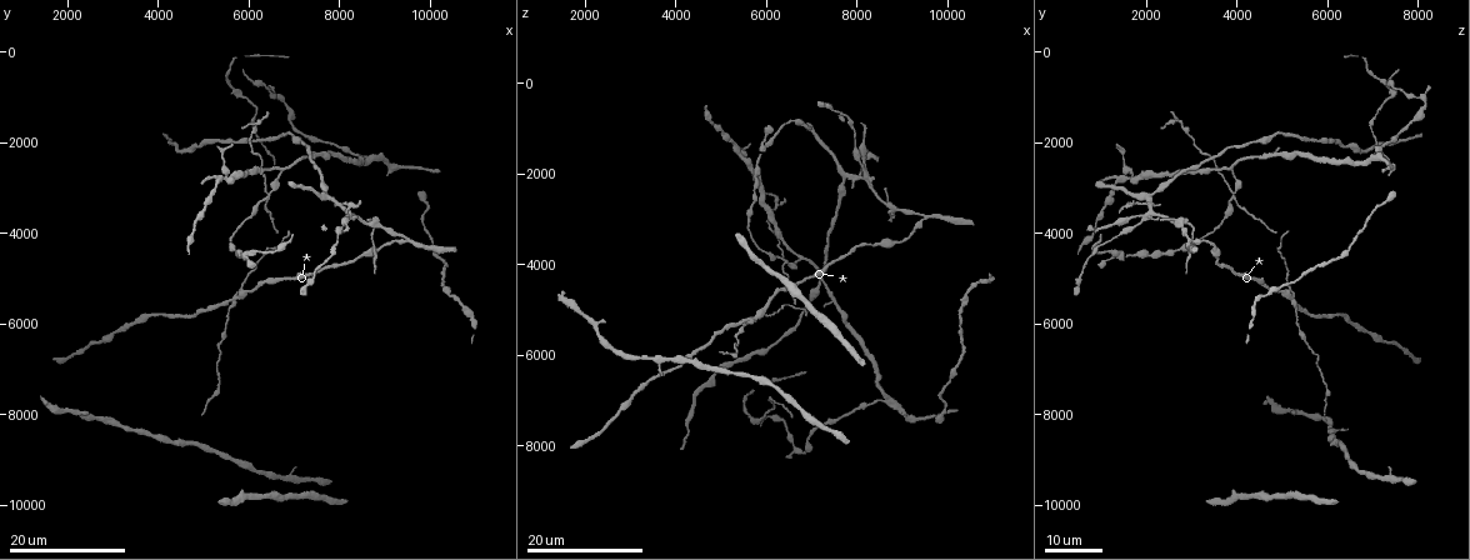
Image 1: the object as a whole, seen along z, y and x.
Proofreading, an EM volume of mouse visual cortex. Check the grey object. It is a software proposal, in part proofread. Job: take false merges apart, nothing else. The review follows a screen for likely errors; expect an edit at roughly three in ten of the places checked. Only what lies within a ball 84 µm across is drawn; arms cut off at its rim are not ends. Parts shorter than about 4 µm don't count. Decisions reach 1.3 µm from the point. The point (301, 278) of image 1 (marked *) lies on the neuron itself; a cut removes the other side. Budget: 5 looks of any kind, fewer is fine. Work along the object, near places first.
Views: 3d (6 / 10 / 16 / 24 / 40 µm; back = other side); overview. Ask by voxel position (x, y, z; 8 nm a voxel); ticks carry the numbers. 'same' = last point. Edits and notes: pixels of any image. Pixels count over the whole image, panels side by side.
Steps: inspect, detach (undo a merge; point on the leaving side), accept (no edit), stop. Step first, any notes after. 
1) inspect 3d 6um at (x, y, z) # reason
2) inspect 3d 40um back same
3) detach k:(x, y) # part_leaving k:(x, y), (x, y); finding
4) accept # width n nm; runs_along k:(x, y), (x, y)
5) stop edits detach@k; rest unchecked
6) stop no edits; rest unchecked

inspect 3d 24um at (6750, 2500, 3750) # three-way junction

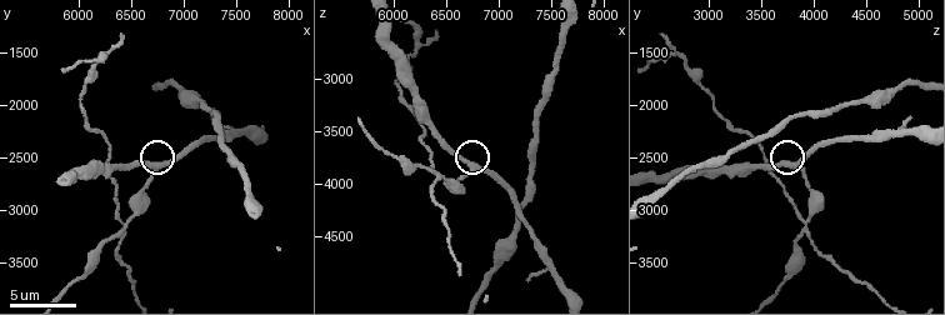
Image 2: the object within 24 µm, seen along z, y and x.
inspect 3d 10um at (6720, 2560, 3800)

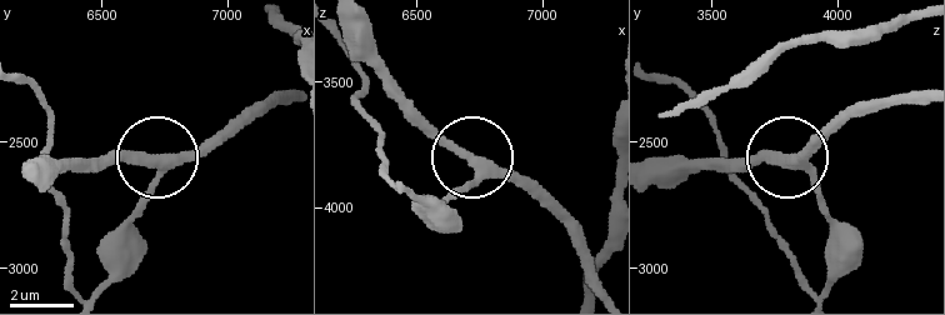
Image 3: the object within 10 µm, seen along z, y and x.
accept # width 310 nm; runs_along 3:(823, 290), (834, 226), (801, 170), (783, 154), (715, 161); all the same neuron

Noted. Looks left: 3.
inspect 3d 16um at (6400, 3200, 3900) # four arms meet

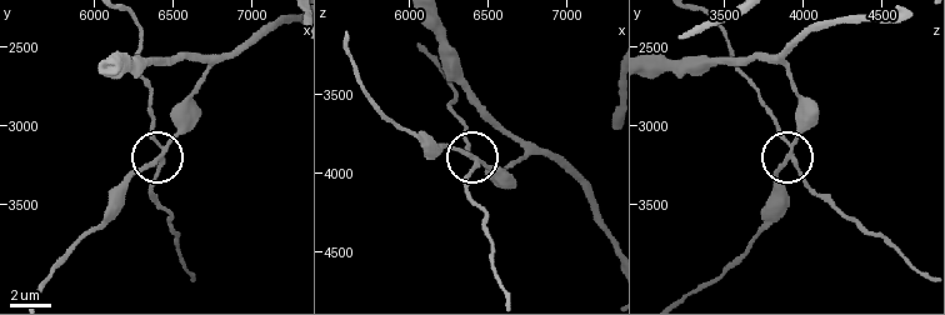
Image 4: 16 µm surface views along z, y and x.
detach 4:(154, 181) # side_arm 41 um; part_leaving 4:(479, 160), (468, 130), (450, 111), (451, 85), (433, 59); a second neuron is stuck on

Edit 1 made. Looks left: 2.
inspect 3d 16um at (5550, 2800, 1650) # branch point

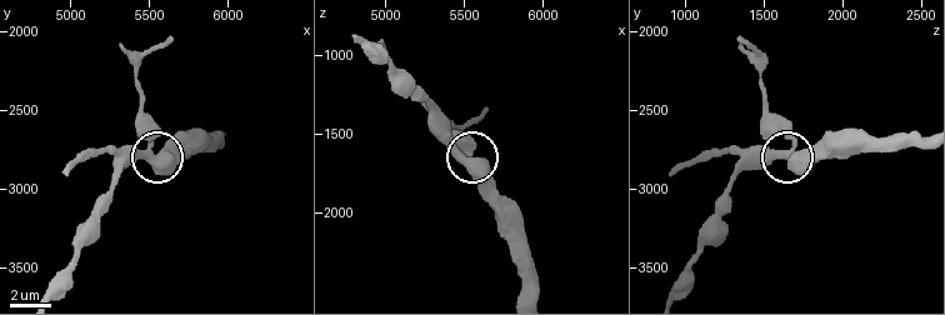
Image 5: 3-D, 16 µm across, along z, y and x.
inspect 3d 6um at (5500, 2760, 1660)

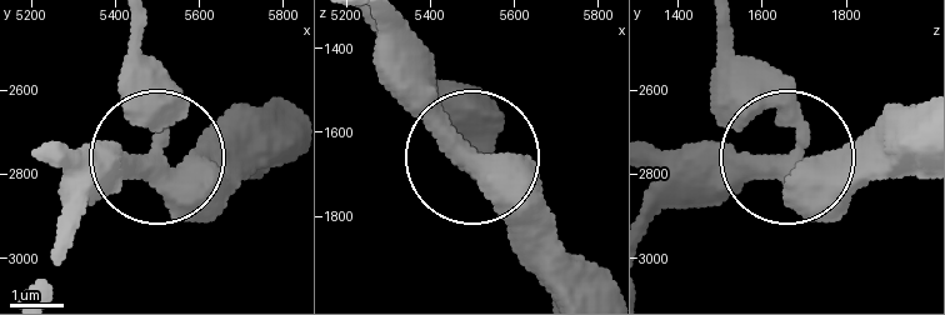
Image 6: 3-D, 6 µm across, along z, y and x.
accept # width 360 nm; one neuron here

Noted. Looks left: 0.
stop edits detach@4; rest unchecked

